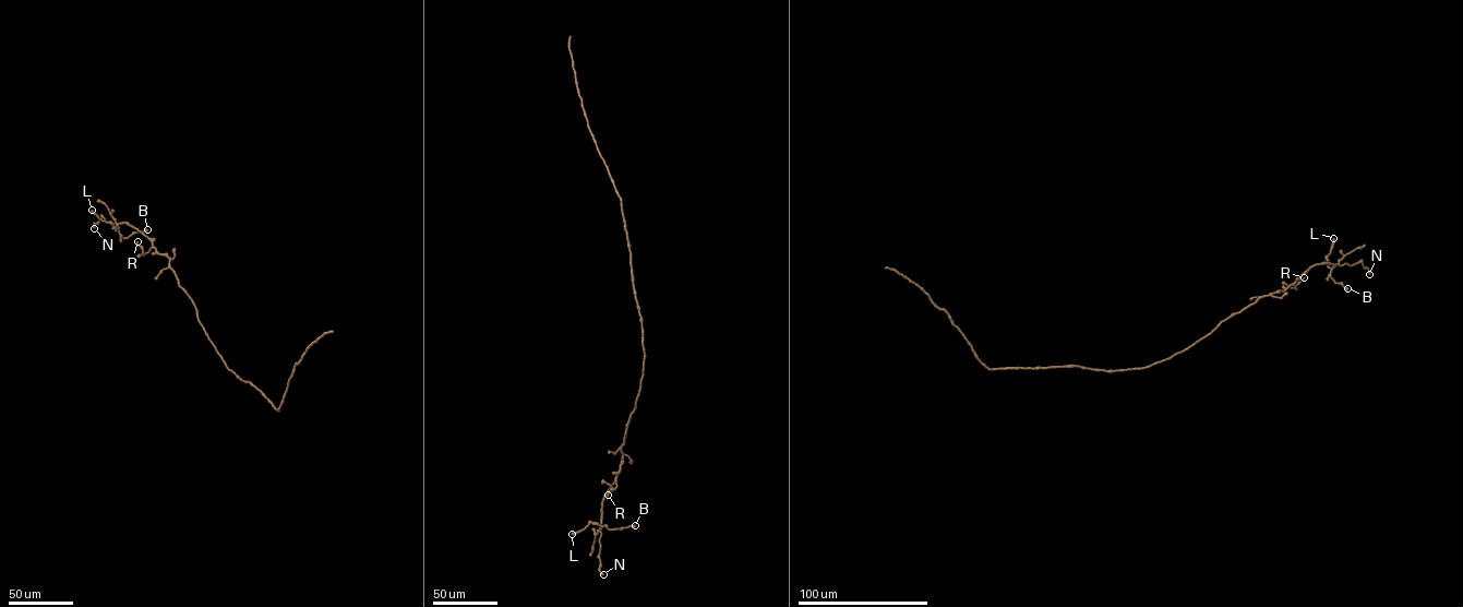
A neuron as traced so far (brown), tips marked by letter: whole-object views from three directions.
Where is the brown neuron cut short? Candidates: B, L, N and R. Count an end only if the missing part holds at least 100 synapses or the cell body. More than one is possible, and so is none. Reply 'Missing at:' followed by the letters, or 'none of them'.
Missing at: none of them

